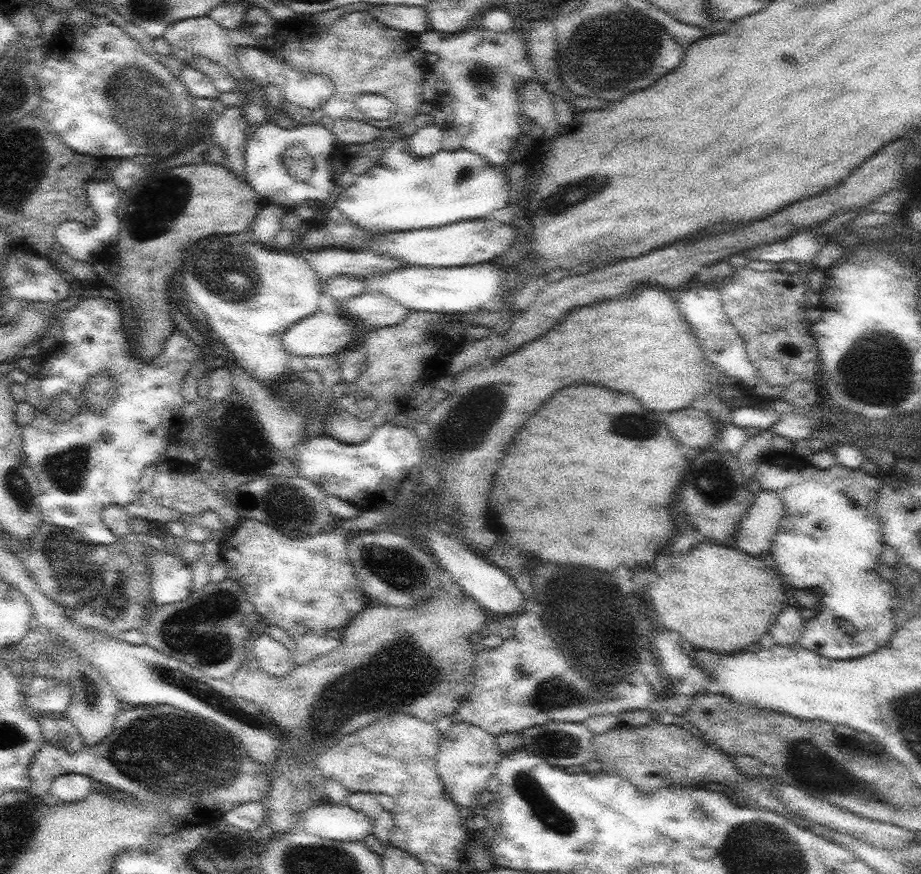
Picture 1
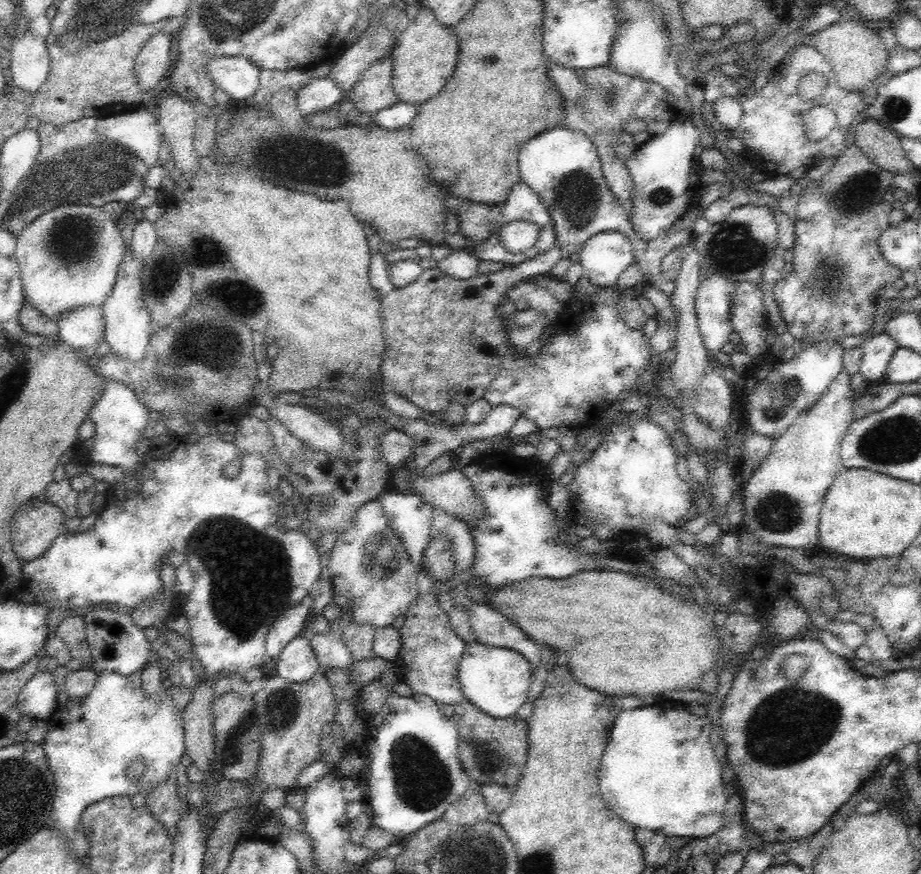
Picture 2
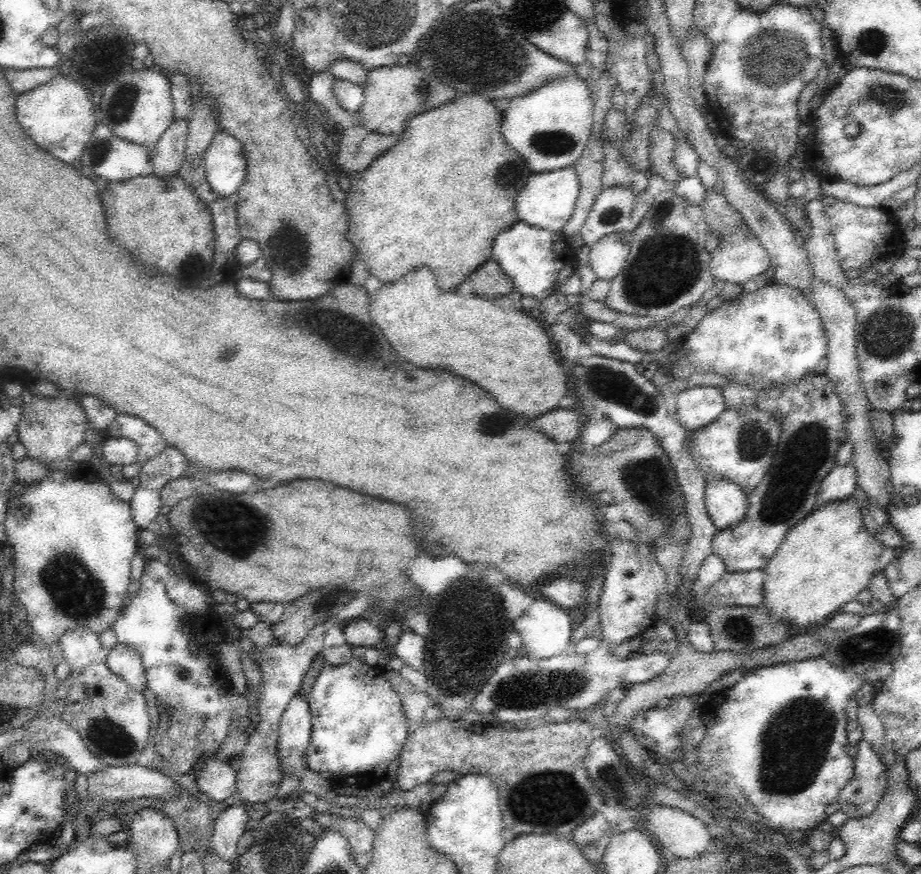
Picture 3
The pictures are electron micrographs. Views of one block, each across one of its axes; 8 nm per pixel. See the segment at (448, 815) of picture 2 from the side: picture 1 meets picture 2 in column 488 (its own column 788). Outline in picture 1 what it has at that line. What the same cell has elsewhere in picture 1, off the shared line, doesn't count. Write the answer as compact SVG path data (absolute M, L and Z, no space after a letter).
M657 716L639 727L618 724L602 734L594 735L593 743L597 752L596 759L603 763L600 772L627 778L642 794L652 794L663 786L702 787L714 781L736 786L738 781L737 786L742 788L744 795L756 803L758 801L757 806L760 808L805 820L789 812L781 798L775 794L773 781L769 777L745 780L736 770L734 757L724 753L697 731L687 732L682 726L673 723L665 725Z

